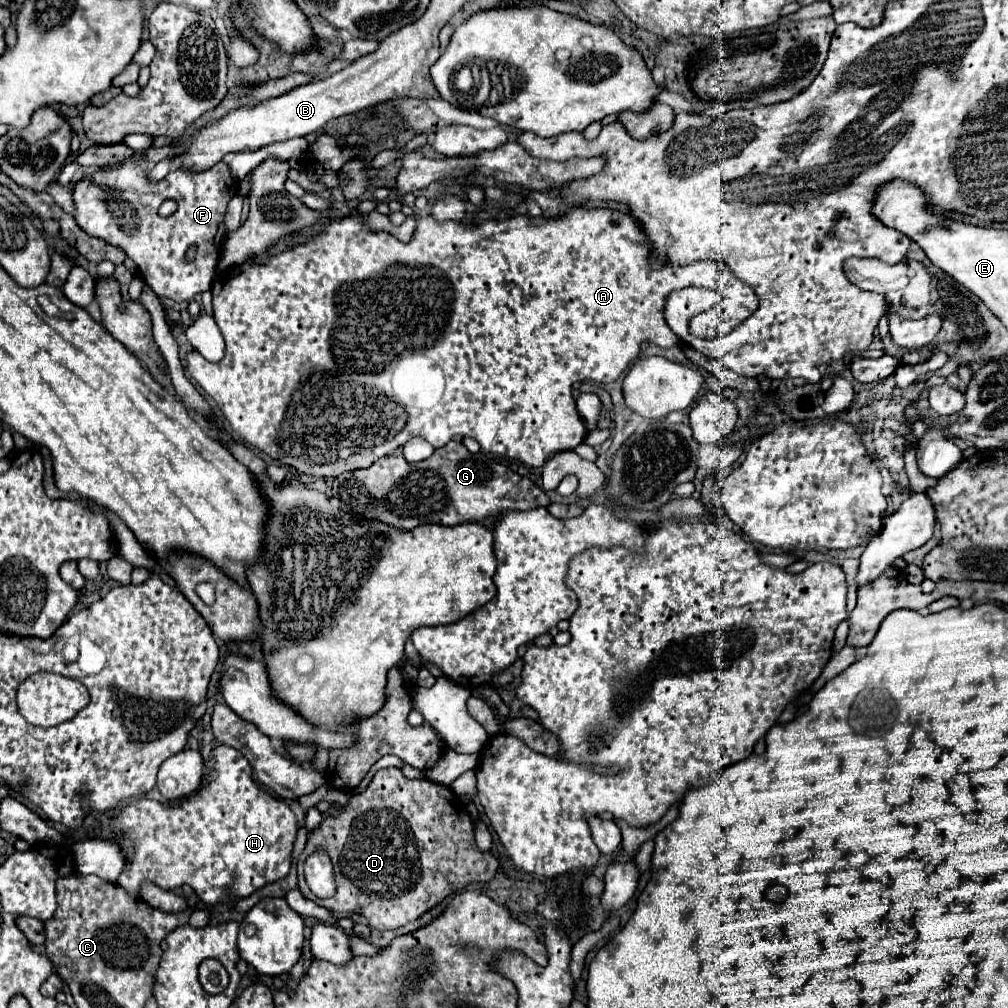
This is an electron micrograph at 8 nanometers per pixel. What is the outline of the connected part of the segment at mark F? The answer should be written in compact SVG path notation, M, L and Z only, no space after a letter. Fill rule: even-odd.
M135 155L115 165L113 171L95 173L95 181L79 181L73 191L75 219L85 233L121 247L137 263L141 278L155 295L177 303L191 301L195 295L209 291L213 283L221 253L223 215L227 203L237 193L237 181L229 175L223 161L203 173L189 173L185 169L171 171L159 183L149 183L141 165L141 155ZM169 197L177 201L179 209L175 215L163 219L157 209ZM191 245L197 247L197 253L193 261L187 261Z

